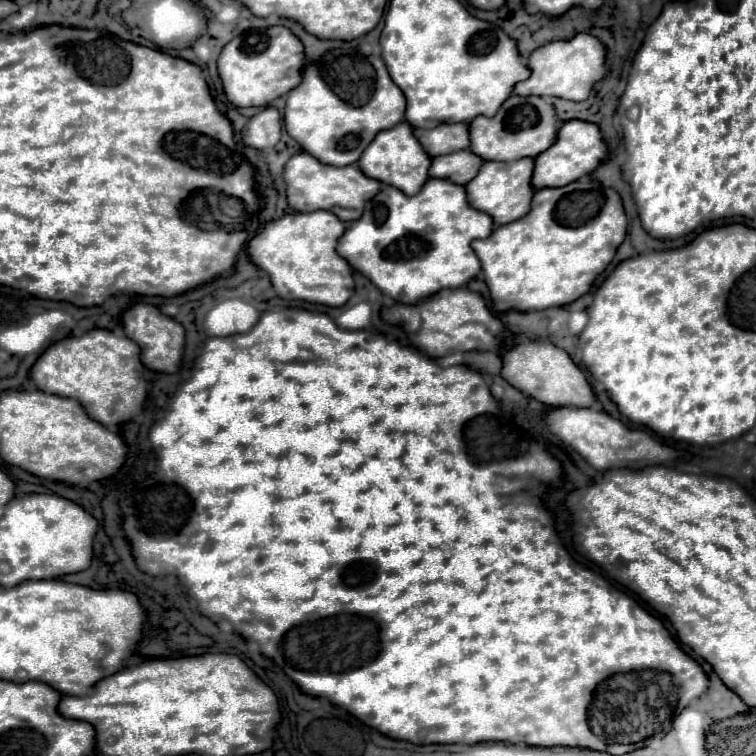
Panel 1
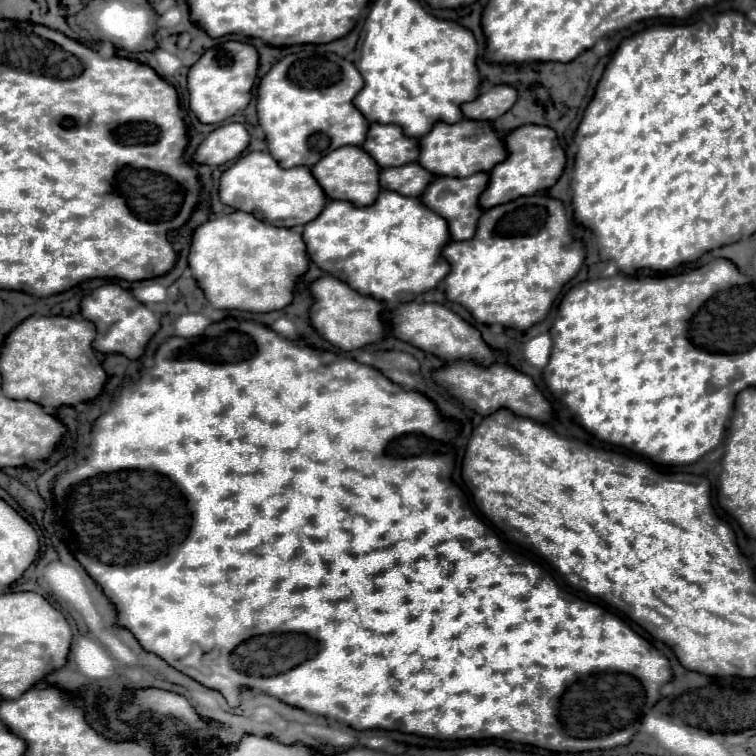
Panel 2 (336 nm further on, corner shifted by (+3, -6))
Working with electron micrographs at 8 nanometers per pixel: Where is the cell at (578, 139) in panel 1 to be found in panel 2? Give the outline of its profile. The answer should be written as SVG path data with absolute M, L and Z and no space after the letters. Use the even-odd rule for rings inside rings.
M538 124L518 126L504 136L504 146L506 146L508 158L490 170L488 186L484 188L478 200L478 204L484 210L494 208L502 202L510 202L520 196L532 196L536 192L550 188L560 178L566 164L566 156L558 144L556 132L548 126L538 126Z

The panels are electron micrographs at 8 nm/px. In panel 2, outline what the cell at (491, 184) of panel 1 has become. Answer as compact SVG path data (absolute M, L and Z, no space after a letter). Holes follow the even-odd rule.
M472 174L470 178L438 176L426 186L420 200L426 208L430 208L448 222L448 232L452 240L470 240L474 236L474 226L482 214L482 208L478 206L478 196L486 188L486 184L488 184L488 174Z

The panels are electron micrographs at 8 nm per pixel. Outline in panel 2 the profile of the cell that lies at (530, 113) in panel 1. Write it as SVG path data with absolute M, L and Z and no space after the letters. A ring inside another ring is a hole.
M460 120L456 124L436 122L432 130L418 140L418 146L420 156L416 162L434 176L464 178L476 172L490 172L498 162L506 158L502 138L496 136L490 122L466 122L466 120Z

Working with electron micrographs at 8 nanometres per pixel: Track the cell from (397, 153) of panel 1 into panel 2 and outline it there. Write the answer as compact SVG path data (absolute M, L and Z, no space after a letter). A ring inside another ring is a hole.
M342 146L342 148L328 152L324 158L320 158L312 166L310 172L320 184L320 188L324 190L326 198L346 200L354 206L370 206L370 202L374 202L374 198L380 192L378 166L374 166L374 162L370 162L370 158L366 158L366 154L358 150L358 146Z

